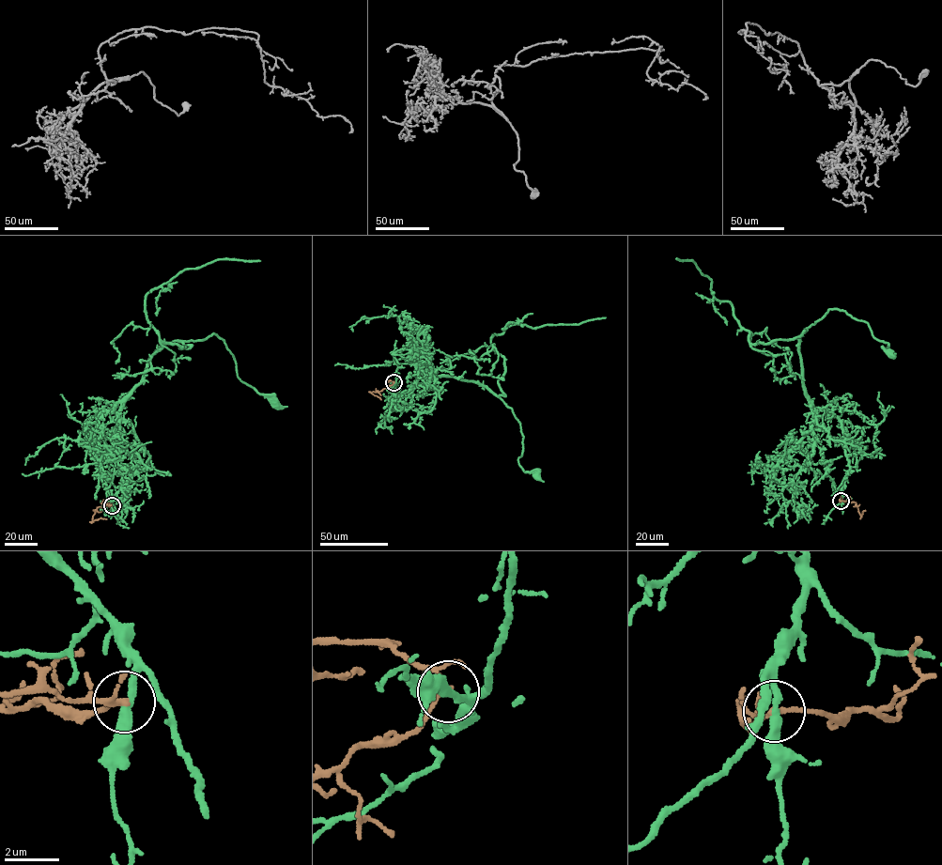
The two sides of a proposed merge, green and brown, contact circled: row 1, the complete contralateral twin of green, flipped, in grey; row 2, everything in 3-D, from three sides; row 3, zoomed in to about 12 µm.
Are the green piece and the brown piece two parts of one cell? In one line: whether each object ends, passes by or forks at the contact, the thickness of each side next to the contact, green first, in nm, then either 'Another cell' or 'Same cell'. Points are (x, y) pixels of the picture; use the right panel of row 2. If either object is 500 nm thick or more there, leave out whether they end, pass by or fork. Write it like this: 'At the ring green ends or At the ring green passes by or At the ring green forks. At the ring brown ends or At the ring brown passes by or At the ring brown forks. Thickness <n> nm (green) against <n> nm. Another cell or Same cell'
At the ring green passes by. At the ring brown forks. Thickness 320 nm (green) against 150 nm. Another cell

